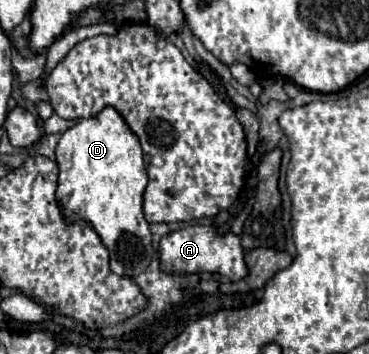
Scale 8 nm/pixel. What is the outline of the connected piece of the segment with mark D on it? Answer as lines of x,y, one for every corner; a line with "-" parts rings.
105,108
97,118
79,120
69,128
61,136
55,154
59,166
57,202
65,222
91,224
109,250
111,272
135,280
149,268
155,256
149,224
143,214
147,172
137,136
129,130
117,110

